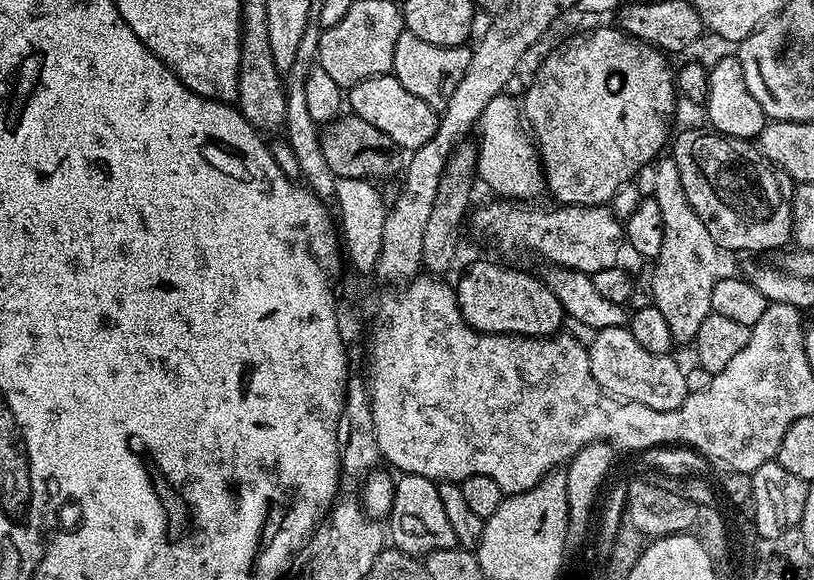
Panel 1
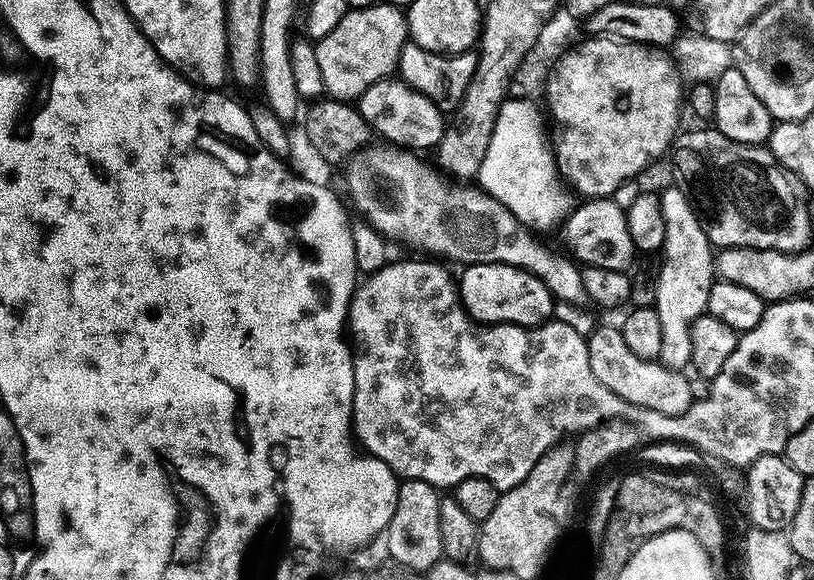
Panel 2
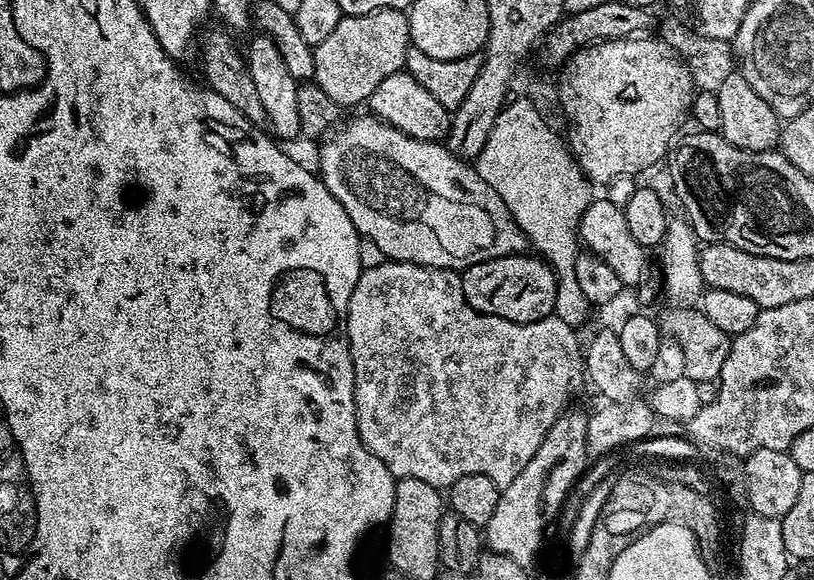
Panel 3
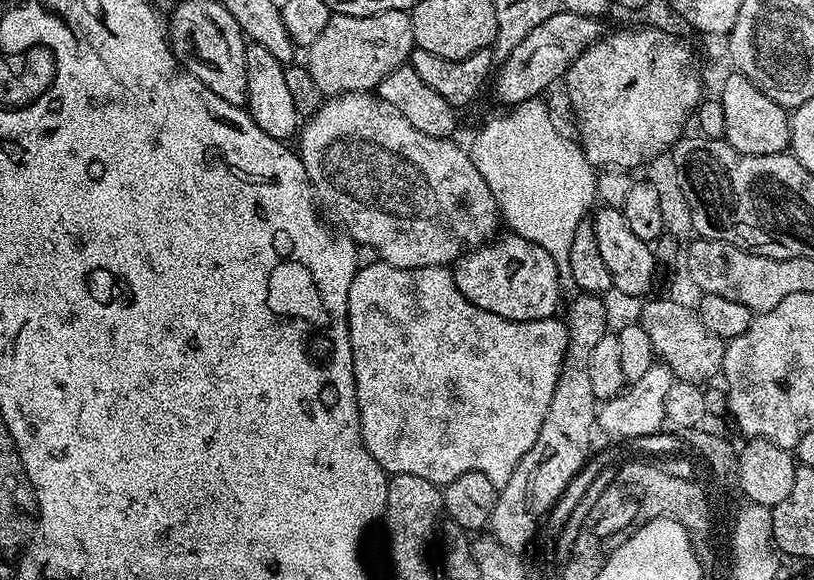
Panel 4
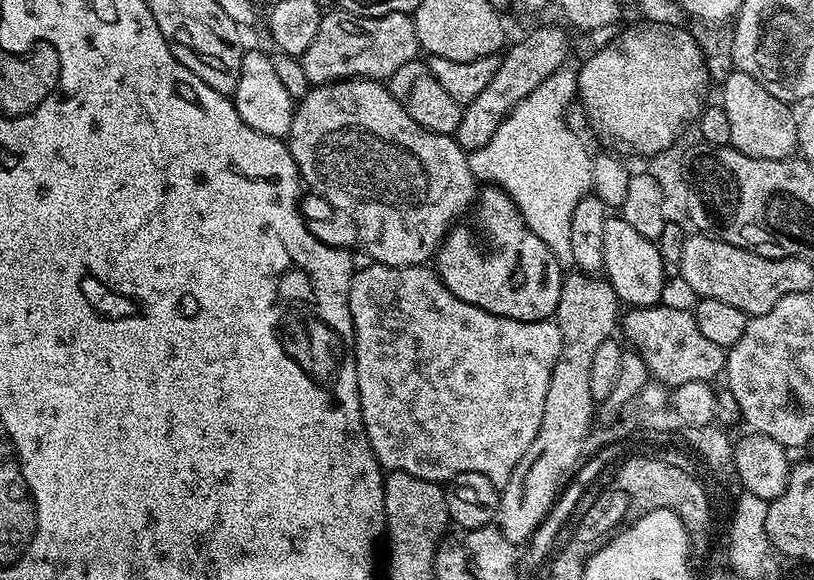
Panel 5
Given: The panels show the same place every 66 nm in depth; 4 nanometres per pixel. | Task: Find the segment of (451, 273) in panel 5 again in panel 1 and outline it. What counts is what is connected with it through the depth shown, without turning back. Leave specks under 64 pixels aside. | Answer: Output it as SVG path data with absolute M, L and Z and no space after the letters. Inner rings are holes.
M480 260L477 264L469 266L468 273L460 281L455 281L454 287L456 290L456 304L460 307L462 318L469 326L479 332L507 332L513 336L554 336L565 327L566 317L562 306L558 302L558 298L554 298L554 294L550 294L550 290L544 285L543 279L539 275L531 276L530 273L519 272L516 268L503 268L500 264L491 264L488 260Z

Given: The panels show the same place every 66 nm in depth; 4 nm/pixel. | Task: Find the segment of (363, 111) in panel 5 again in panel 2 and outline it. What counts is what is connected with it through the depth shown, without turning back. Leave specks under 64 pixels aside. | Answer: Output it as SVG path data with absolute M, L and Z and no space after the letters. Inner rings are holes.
M375 146L361 148L351 160L347 161L348 173L345 174L344 180L352 191L352 200L360 211L359 215L372 224L374 230L383 234L385 240L389 242L397 240L408 248L417 248L420 251L417 253L427 254L432 258L443 258L445 261L457 260L460 266L509 264L538 277L546 286L546 290L550 290L550 294L559 303L581 306L589 303L586 286L582 284L581 265L573 260L571 255L547 248L540 241L543 239L538 238L537 233L525 226L518 218L514 218L514 214L506 210L506 206L502 206L502 202L494 199L489 192L485 192L479 186L465 186L463 183L453 182L431 163L428 165L426 161L419 160L416 157L419 155L415 151L397 146L380 147L384 148L375 148Z

